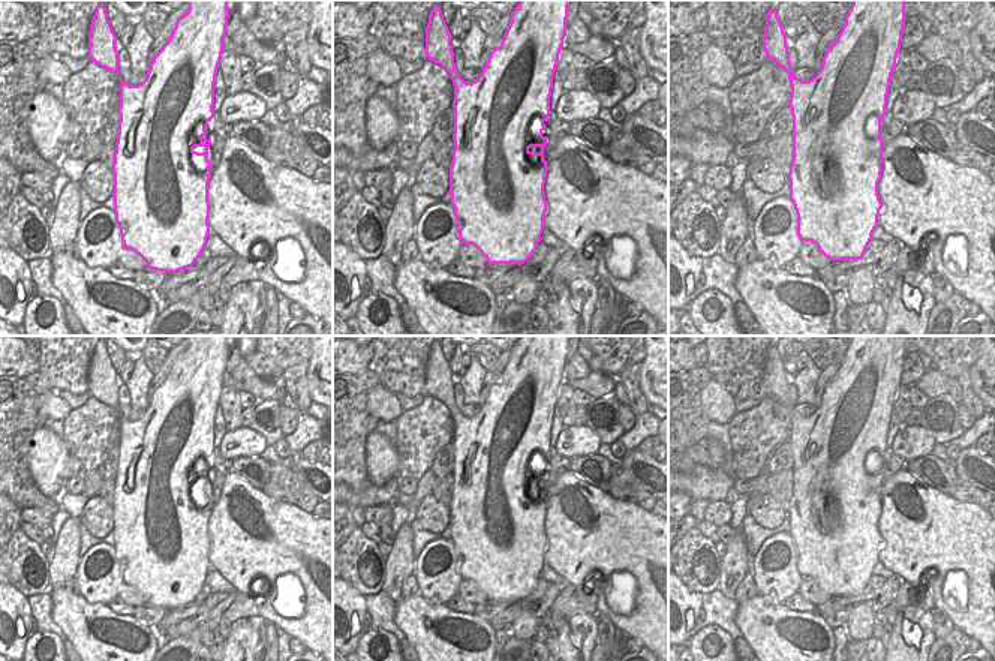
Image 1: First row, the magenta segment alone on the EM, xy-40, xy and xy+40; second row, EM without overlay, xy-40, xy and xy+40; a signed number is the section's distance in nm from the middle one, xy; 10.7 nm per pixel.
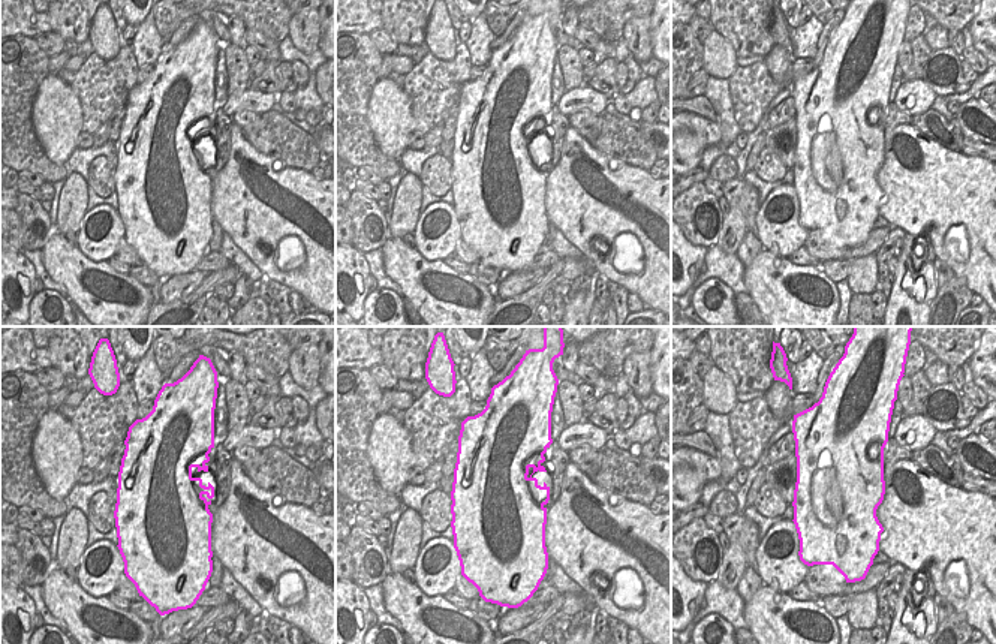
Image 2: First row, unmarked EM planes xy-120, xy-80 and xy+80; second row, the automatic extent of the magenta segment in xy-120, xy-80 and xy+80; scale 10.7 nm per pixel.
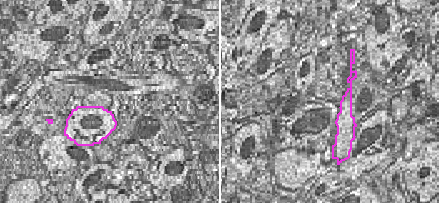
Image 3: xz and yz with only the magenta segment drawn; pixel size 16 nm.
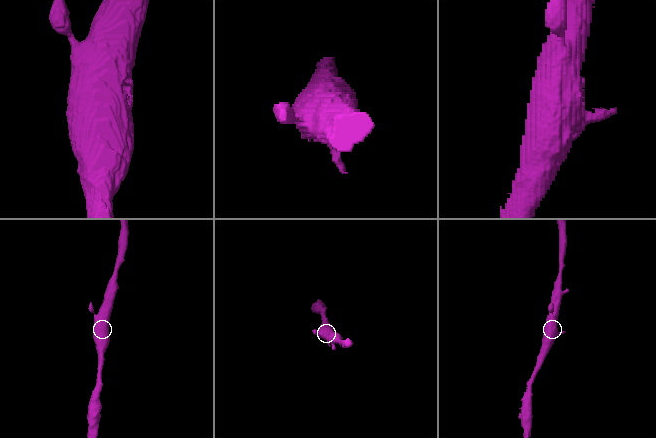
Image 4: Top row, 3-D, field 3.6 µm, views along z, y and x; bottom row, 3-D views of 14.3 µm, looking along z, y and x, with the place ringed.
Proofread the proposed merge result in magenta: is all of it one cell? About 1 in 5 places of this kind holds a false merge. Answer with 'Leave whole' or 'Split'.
Leave whole.

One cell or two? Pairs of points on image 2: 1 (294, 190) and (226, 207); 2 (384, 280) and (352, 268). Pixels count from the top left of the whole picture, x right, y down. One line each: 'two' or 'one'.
1: one
2: two

